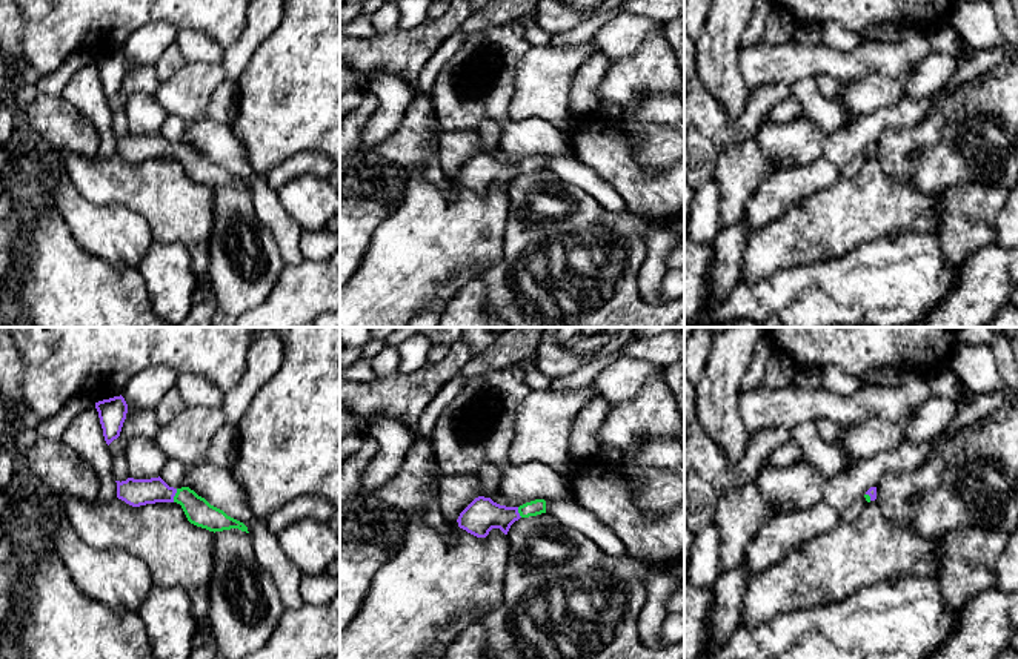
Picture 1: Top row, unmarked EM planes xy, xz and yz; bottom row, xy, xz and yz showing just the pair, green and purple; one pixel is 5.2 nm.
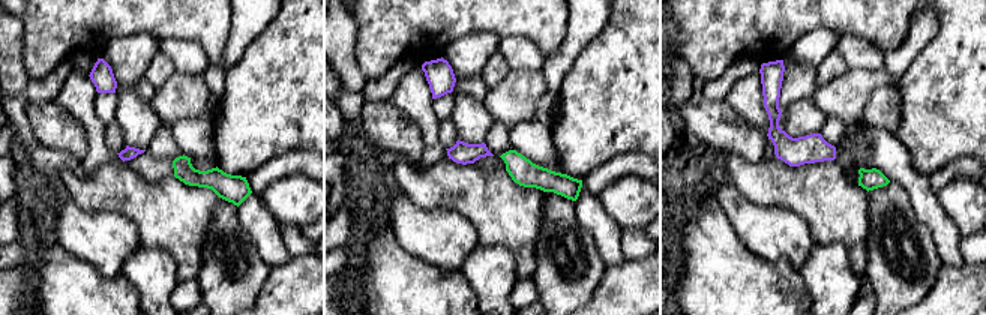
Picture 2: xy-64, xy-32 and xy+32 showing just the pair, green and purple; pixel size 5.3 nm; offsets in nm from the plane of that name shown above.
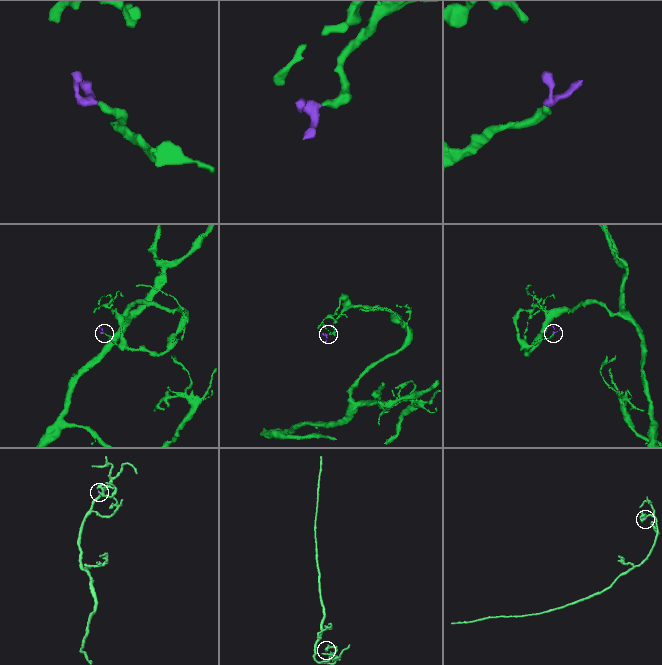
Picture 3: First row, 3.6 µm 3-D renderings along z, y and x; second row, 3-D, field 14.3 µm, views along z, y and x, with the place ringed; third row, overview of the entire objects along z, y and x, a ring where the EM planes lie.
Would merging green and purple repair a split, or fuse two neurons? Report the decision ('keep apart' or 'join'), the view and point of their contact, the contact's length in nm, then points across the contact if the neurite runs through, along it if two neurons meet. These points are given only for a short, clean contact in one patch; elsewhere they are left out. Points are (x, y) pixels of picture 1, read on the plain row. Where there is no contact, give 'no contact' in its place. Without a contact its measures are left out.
join; meets green in xy at (176, 151); contact 80 nm long; runs through xy (199, 168), (183, 152), (176, 151), (136, 148)

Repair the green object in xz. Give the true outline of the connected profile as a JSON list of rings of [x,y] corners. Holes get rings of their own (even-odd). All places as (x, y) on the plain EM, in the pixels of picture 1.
[[[475,154],[458,172],[458,183],[477,194],[486,194],[492,184],[507,190],[511,181],[520,174],[546,169],[546,157],[535,155],[520,163],[506,163],[491,154]]]

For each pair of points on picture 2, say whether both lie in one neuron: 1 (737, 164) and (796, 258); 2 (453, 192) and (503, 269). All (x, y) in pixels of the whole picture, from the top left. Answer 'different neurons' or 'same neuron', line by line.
1: different neurons
2: different neurons

